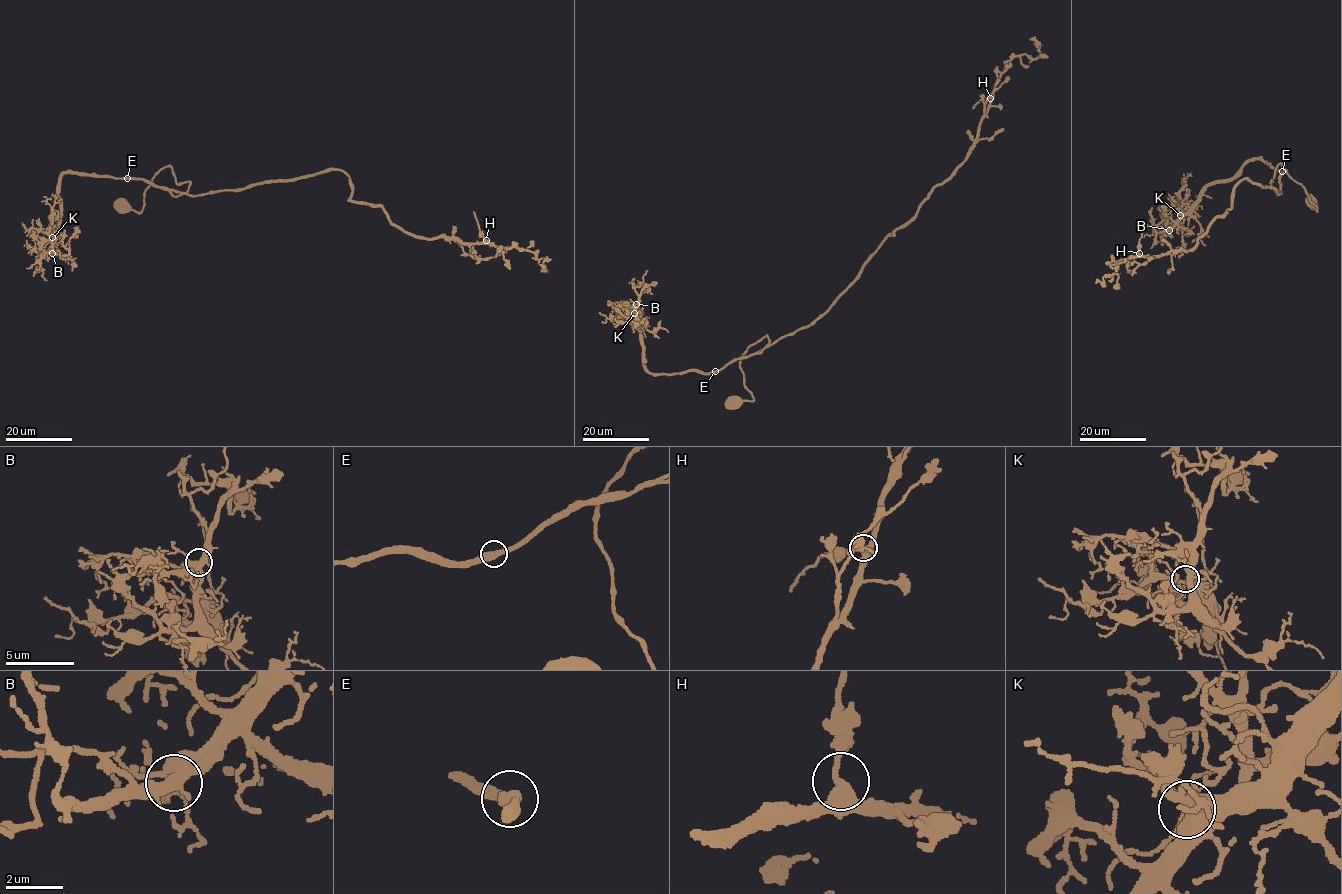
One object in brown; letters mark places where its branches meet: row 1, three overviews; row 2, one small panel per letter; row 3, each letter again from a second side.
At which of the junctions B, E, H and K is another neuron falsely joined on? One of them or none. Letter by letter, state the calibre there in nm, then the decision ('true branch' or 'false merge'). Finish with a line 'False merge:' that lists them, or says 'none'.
B: 320 nm thick; true branch
E: 480 nm thick; true branch
H: 360 nm thick; true branch
K: 460 nm thick; true branch
False merge: none

